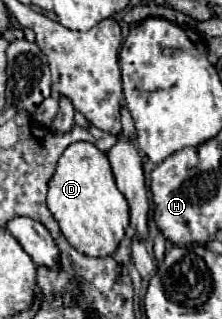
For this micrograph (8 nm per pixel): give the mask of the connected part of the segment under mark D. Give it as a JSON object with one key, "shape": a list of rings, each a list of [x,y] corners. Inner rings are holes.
{"shape":[[[88,141],[66,147],[48,183],[48,209],[68,243],[84,255],[108,257],[116,251],[128,227],[128,203],[118,191],[106,153]]]}

